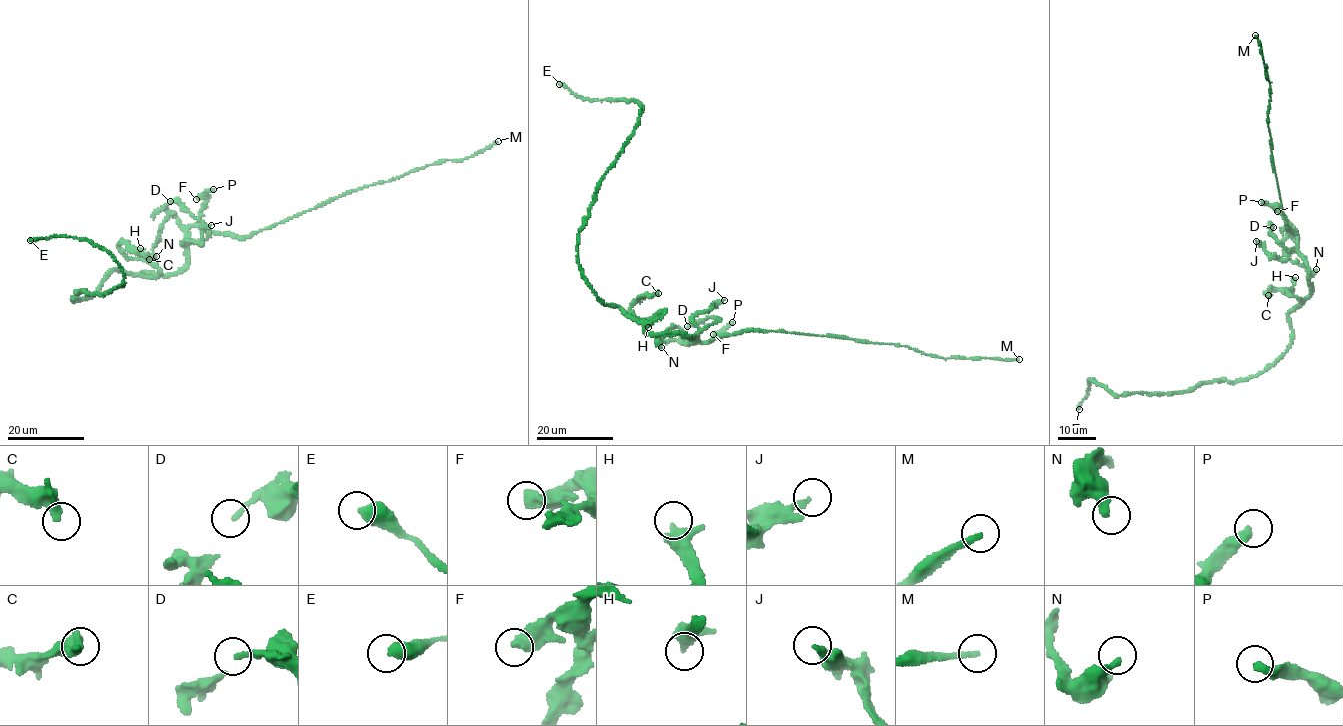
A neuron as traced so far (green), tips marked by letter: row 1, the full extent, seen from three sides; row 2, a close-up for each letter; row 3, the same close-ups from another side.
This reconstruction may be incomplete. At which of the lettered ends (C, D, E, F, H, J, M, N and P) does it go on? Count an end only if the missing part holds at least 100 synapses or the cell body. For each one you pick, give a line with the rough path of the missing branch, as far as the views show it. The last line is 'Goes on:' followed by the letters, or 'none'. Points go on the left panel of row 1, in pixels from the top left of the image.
Goes on: M

